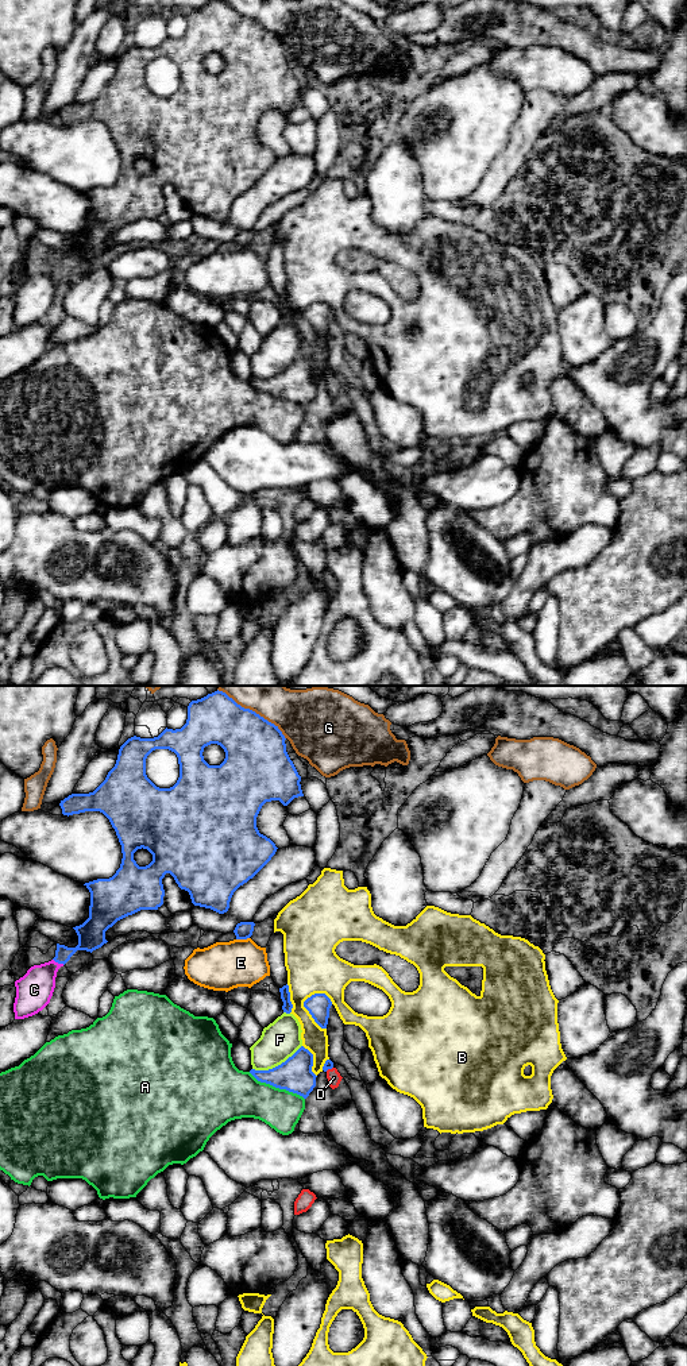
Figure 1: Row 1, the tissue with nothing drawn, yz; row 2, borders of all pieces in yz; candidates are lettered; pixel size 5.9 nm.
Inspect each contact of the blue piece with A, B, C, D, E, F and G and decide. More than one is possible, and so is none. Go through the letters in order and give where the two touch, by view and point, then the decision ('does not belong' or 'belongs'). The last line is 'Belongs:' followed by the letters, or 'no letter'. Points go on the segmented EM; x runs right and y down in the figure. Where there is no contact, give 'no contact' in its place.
A: yz (277, 1087) | does not belong
B: yz (308, 1010) | does not belong
C: yz (58, 963) | does not belong
D: yz (328, 1068) | belongs
E: yz (242, 938) | does not belong
F: yz (278, 1065) | does not belong
G: yz (251, 710) | does not belong
Belongs: D

